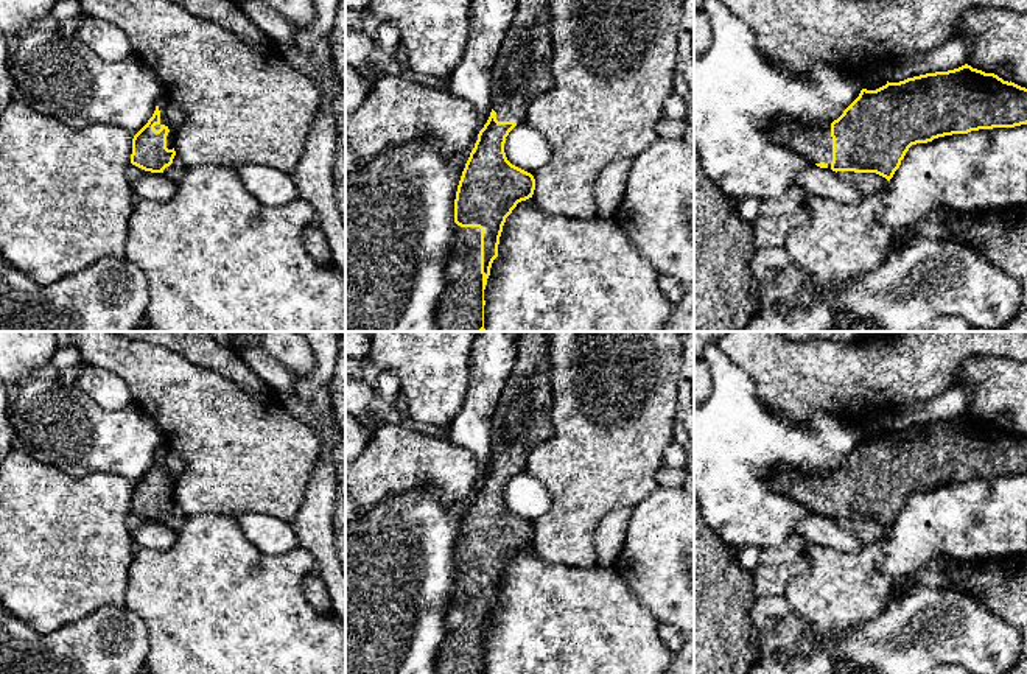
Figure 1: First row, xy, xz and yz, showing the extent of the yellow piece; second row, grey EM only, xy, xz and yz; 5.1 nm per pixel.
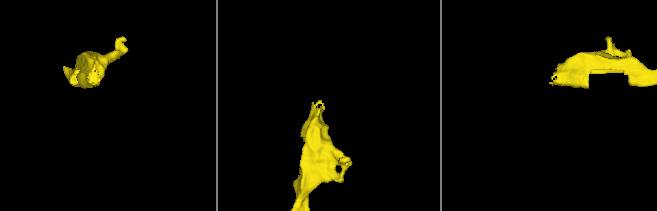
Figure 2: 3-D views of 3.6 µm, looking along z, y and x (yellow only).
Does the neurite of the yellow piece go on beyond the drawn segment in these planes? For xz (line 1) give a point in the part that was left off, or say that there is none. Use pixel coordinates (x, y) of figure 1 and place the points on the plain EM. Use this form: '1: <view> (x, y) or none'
1: xz (522, 421)

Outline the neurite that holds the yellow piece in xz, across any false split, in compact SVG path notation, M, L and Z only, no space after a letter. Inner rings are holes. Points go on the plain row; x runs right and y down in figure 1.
M521 332L515 364L495 409L492 461L478 483L456 540L454 585L443 616L447 635L436 657L437 674L484 674L484 638L498 606L503 574L517 553L532 546L535 539L534 525L507 509L504 492L509 481L526 470L528 455L554 431L551 397L546 332Z

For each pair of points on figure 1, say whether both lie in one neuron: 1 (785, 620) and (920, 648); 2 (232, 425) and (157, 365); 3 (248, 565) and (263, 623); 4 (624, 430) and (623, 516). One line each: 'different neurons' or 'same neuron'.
1: same neuron
2: same neuron
3: same neuron
4: different neurons

